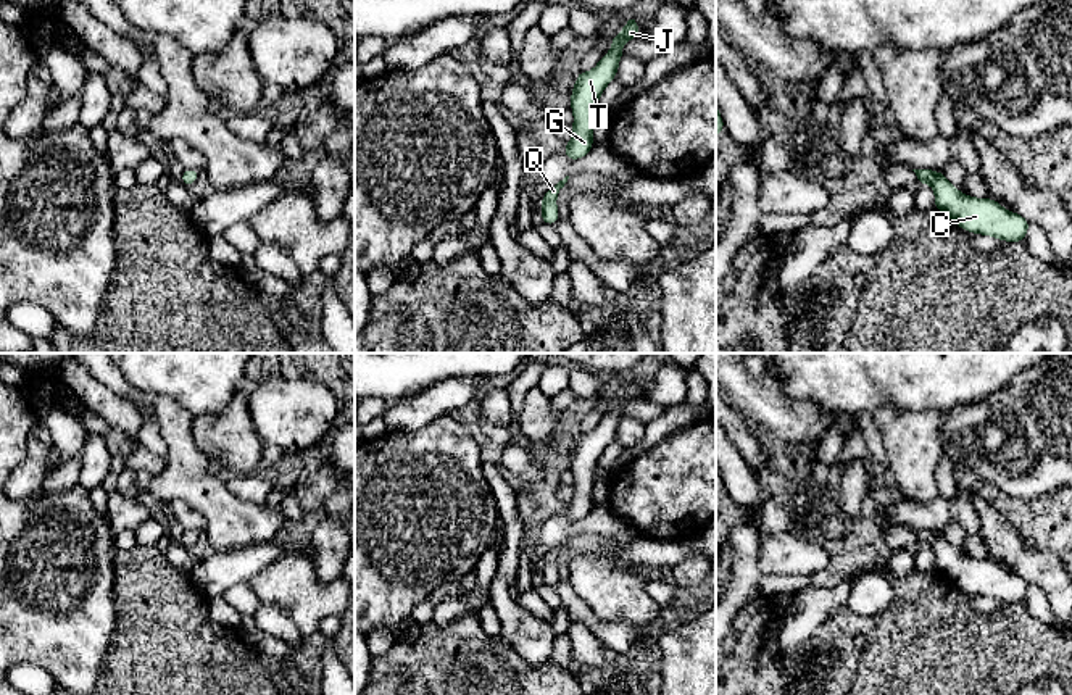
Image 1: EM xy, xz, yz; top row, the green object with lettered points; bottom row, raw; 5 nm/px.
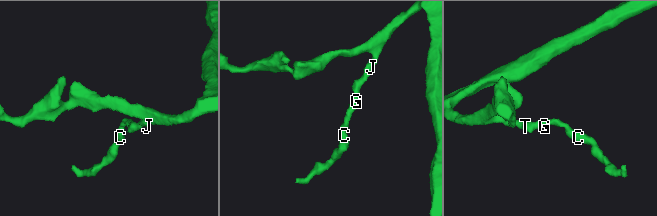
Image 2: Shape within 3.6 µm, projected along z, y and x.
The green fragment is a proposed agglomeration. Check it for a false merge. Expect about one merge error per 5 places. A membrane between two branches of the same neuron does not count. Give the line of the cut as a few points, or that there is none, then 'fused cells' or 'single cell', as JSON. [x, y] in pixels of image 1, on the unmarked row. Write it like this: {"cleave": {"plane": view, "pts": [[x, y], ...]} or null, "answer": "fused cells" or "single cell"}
{"cleave": null, "answer": "single cell"}

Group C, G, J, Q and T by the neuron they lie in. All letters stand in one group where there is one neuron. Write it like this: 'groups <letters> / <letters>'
groups C G J Q T

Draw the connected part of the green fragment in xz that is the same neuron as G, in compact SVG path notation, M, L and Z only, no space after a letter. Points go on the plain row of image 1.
M629 376L625 389L611 400L613 410L603 416L600 424L588 434L577 434L577 442L571 455L571 471L574 472L574 497L564 506L564 516L569 521L584 519L593 508L592 490L596 463L605 448L616 440L617 427L622 418L622 406L638 398L637 379Z

